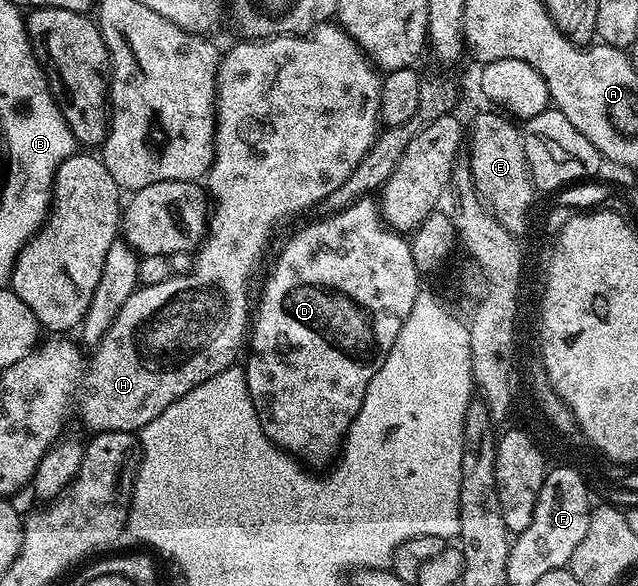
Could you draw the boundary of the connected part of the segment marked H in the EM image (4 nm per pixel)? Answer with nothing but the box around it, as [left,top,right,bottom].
[82,24,382,432]

